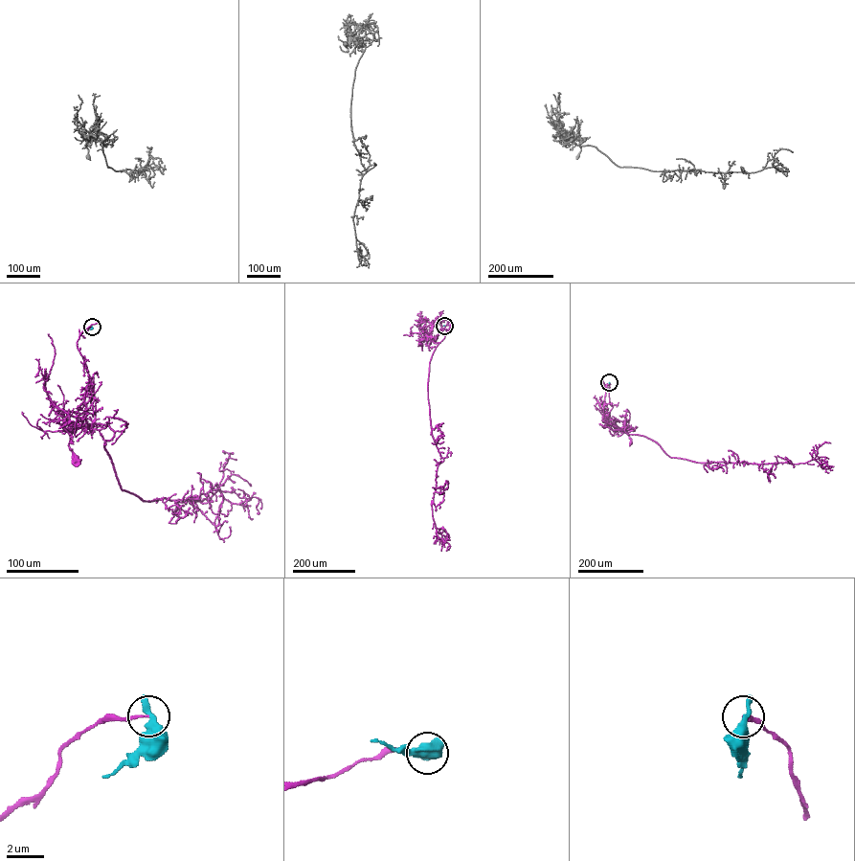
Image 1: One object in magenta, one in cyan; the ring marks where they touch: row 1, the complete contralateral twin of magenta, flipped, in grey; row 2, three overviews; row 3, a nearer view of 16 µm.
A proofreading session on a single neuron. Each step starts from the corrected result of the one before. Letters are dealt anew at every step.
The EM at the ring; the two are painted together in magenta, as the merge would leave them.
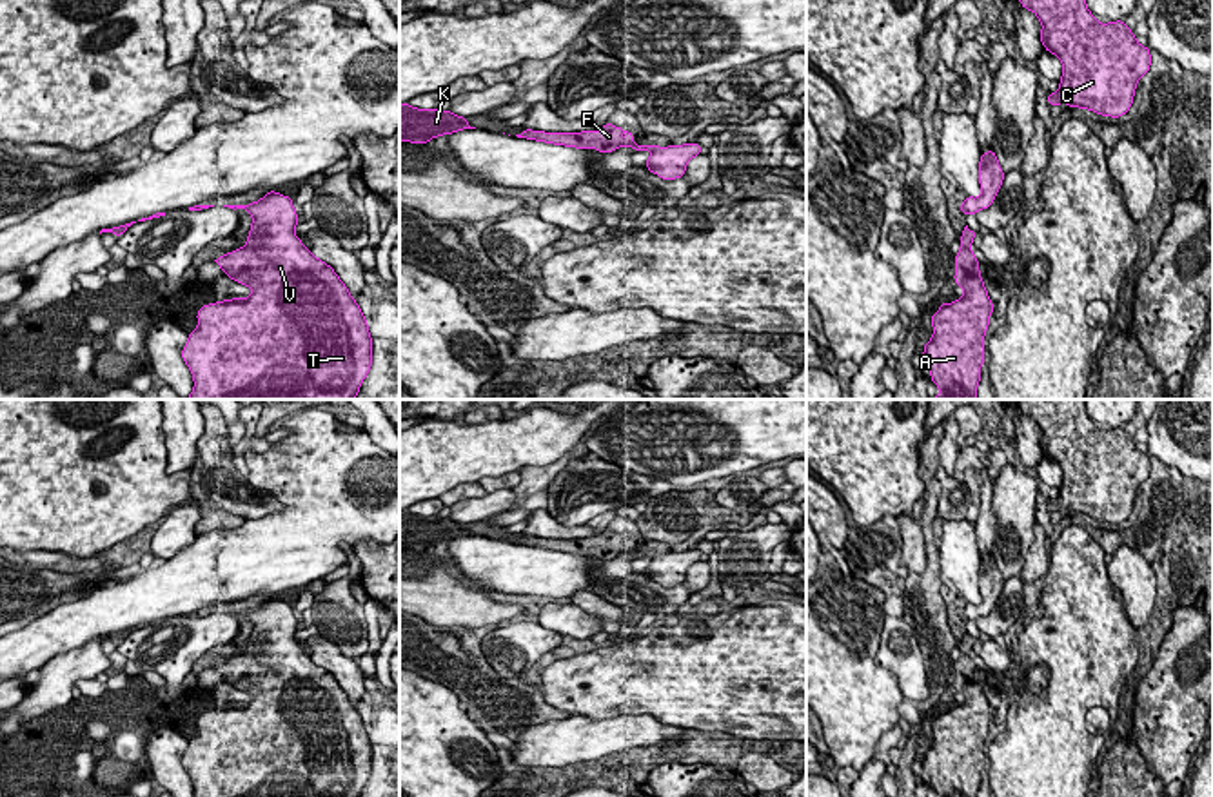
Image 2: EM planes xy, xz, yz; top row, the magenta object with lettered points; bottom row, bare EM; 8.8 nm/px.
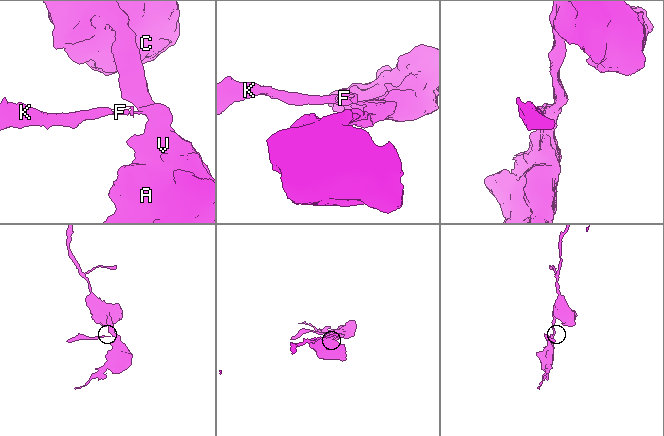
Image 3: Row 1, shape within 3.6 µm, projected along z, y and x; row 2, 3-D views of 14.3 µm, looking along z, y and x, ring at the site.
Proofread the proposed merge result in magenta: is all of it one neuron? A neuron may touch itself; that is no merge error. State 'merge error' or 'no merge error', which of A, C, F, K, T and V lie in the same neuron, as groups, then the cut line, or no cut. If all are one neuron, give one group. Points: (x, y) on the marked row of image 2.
merge error | A C T V / F K | xz (660, 147), (652, 151)

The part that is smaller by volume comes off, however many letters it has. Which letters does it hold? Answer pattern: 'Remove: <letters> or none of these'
Remove: F, K

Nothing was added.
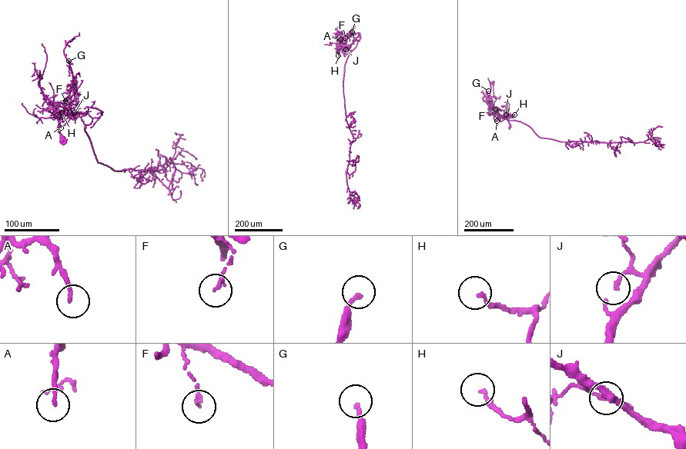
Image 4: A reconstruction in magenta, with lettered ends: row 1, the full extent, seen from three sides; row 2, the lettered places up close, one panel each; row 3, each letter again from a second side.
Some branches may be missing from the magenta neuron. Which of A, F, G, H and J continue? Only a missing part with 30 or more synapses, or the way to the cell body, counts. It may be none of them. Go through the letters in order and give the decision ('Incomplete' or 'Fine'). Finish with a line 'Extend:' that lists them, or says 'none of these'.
A: Fine
F: Fine
G: Fine
H: Fine
J: Fine
Extend: none of these

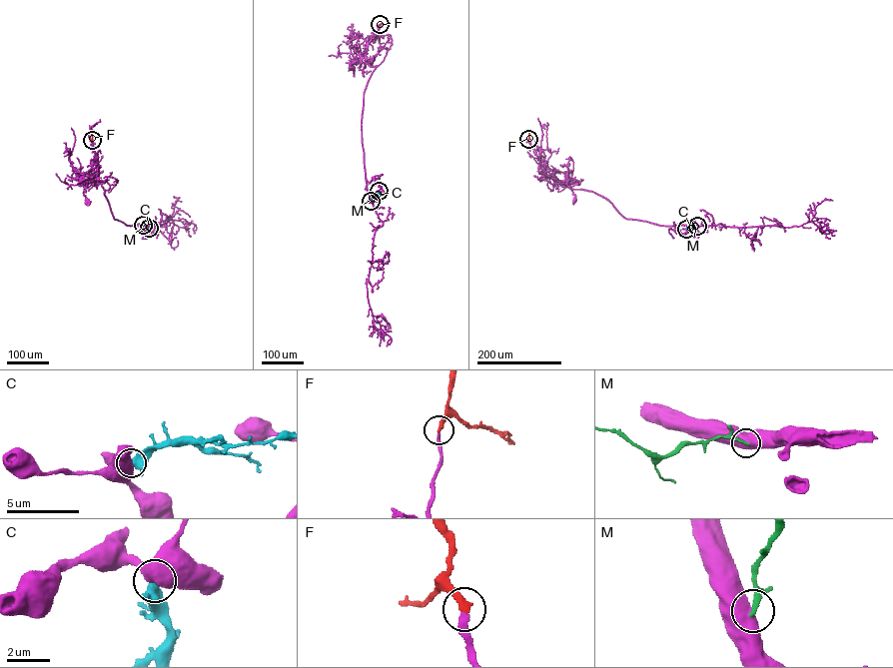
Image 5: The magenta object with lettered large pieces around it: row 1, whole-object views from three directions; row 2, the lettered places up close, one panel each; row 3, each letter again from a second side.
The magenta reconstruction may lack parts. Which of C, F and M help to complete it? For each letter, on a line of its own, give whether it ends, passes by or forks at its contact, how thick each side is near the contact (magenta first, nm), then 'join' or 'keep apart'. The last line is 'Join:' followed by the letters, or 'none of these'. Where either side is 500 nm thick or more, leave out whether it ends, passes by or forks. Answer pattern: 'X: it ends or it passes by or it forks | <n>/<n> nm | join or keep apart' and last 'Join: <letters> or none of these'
C: 500/550 nm | keep apart
F: it ends | 240/320 nm | join
M: 750/240 nm | keep apart
Join: F

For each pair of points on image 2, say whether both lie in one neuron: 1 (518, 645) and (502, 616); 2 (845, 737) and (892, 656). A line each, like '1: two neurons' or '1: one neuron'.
1: two neurons
2: two neurons

